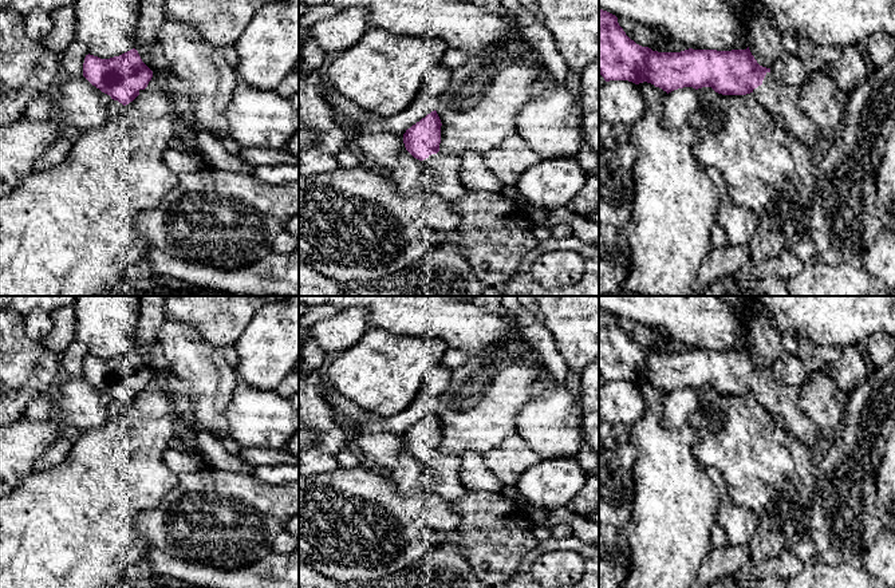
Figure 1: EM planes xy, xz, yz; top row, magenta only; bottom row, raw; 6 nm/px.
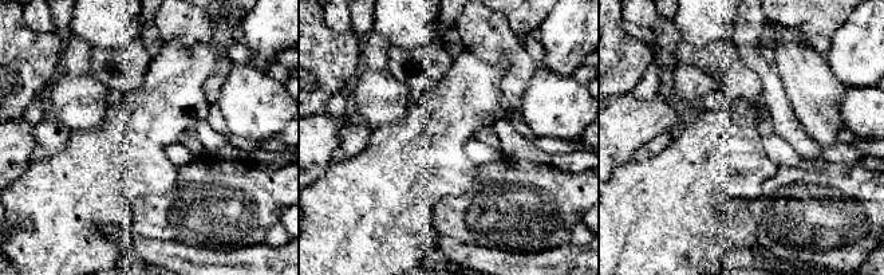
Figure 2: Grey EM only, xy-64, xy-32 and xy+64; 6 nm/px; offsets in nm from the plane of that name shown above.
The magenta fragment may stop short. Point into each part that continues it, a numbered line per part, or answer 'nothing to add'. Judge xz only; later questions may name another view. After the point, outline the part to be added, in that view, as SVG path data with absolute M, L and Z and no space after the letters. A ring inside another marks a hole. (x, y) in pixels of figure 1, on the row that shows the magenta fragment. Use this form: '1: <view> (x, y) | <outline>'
1: xz (442, 170) | M438 151L421 161L429 178L429 186L450 204L460 201L468 189L460 179L461 161L456 155Z

